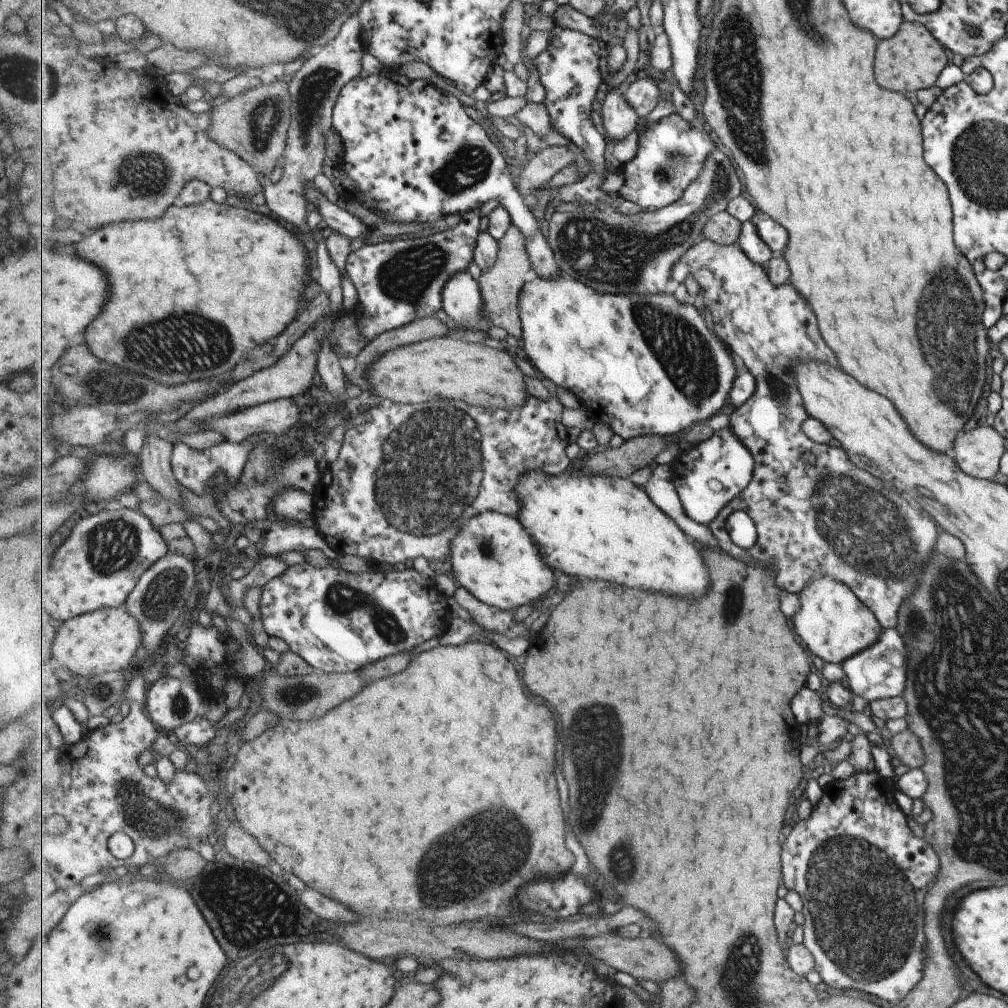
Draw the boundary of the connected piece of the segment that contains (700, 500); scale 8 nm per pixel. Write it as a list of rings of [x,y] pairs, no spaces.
[[[728,426],[715,432],[710,440],[679,456],[675,483],[692,518],[712,524],[723,510],[743,494],[755,479],[757,460],[748,445]]]

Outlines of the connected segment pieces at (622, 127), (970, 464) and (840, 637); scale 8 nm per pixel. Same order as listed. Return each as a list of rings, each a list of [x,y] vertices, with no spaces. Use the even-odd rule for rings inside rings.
[[[613,87],[603,94],[600,108],[606,132],[614,140],[626,138],[644,120],[627,99],[625,92],[619,90],[618,87]]]
[[[993,426],[960,431],[953,442],[955,463],[970,476],[992,481],[999,471],[1000,457],[1007,451],[1005,442]]]
[[[832,577],[812,579],[799,595],[800,614],[796,616],[796,628],[800,632],[800,640],[804,640],[812,654],[825,662],[842,664],[878,642],[883,626],[847,584]]]

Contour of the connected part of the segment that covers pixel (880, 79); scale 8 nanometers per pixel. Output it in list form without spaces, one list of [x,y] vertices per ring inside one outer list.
[[[904,21],[898,32],[887,39],[877,41],[874,60],[876,82],[882,88],[898,90],[898,92],[916,92],[937,84],[938,77],[946,65],[946,50],[932,36],[932,33],[920,23]]]

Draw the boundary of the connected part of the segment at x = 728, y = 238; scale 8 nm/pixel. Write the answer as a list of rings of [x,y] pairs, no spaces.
[[[729,210],[713,216],[705,228],[705,237],[721,245],[740,243],[743,221]]]

